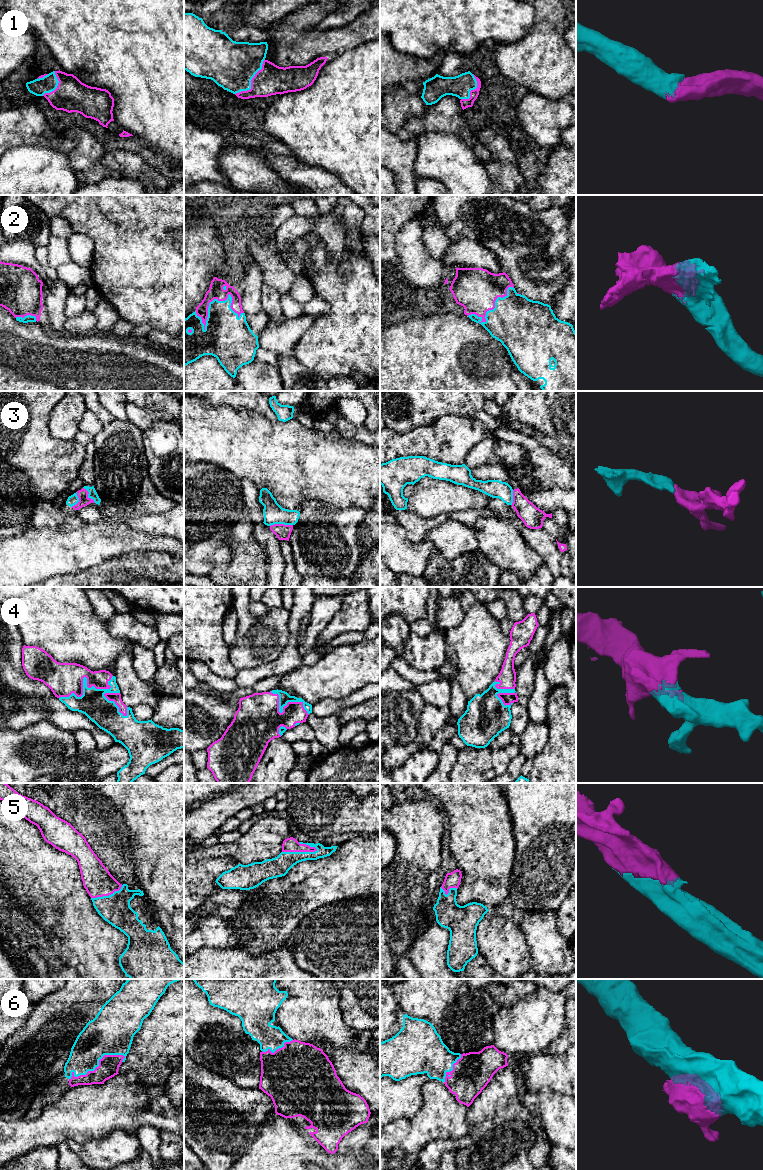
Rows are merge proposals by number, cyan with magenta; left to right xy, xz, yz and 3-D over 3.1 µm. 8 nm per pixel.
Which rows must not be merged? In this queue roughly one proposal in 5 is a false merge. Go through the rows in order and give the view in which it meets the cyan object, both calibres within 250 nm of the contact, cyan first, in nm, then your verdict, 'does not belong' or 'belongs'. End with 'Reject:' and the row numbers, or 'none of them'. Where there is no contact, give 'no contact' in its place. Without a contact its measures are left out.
1: meets cyan in xz; 380 nm thick on the cyan side, 240 nm on the other; belongs
2: meets cyan in xz; 300 nm thick on the cyan side, 120 nm on the other; belongs
3: meets cyan in xz; 160 nm thick on the cyan side, 120 nm on the other; belongs
4: meets cyan in xy; 220 nm thick on the cyan side, 260 nm on the other; belongs
5: meets cyan in xz; 160 nm thick on the cyan side, 110 nm on the other; belongs
6: meets cyan in xy; 320 nm thick on the cyan side, 160 nm on the other; belongs
Reject: none of them

